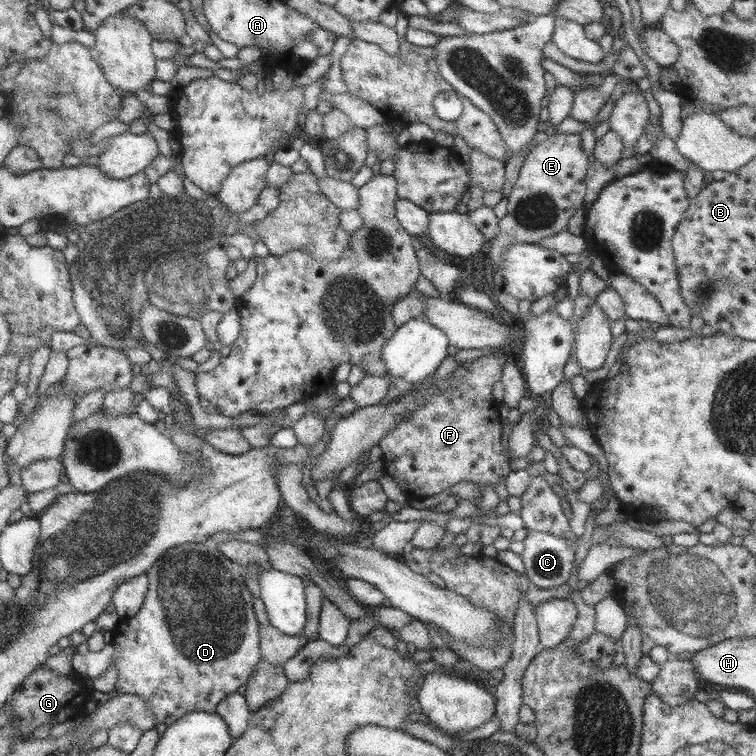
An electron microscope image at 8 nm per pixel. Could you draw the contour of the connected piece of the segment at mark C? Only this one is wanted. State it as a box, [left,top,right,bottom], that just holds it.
[520,530,575,588]

